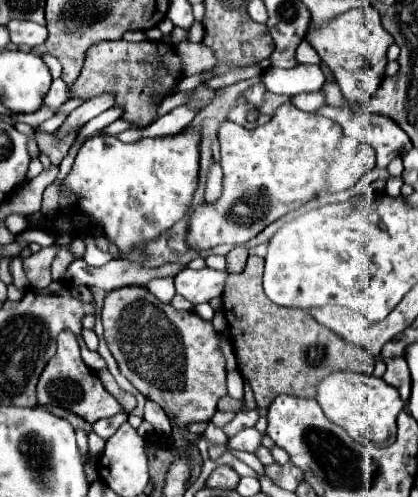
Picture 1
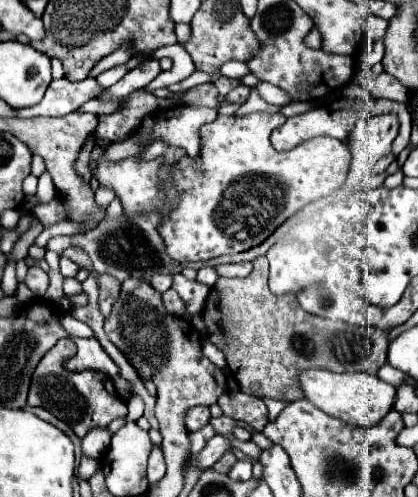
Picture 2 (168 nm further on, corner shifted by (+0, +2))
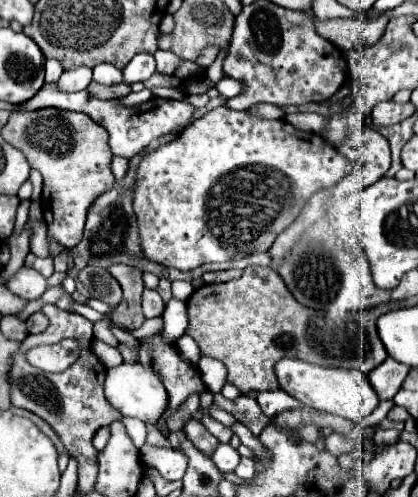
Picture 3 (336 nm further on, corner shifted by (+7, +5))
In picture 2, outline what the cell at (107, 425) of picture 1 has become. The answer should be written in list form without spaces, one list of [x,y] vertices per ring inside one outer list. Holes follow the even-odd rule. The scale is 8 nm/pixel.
[[[106,427],[92,429],[84,439],[82,439],[82,455],[84,457],[100,457],[110,443],[110,435]]]

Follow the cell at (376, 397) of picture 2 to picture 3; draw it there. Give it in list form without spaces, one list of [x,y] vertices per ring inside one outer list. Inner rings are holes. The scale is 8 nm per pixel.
[[[283,358],[275,364],[275,374],[277,374],[281,390],[285,390],[293,398],[297,398],[301,404],[315,408],[315,410],[323,410],[323,412],[331,412],[331,414],[349,418],[353,422],[359,422],[361,418],[369,416],[379,404],[379,396],[377,396],[375,388],[371,386],[369,378],[359,370],[323,368],[323,366],[315,366],[309,362]]]

